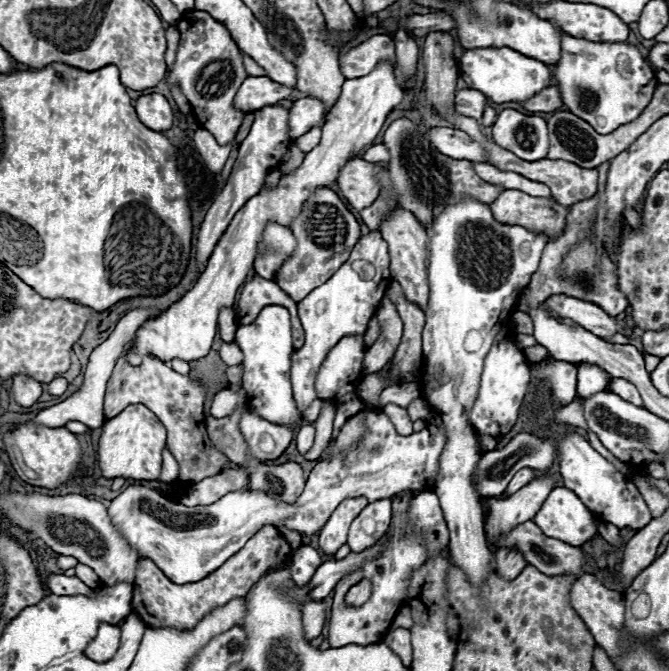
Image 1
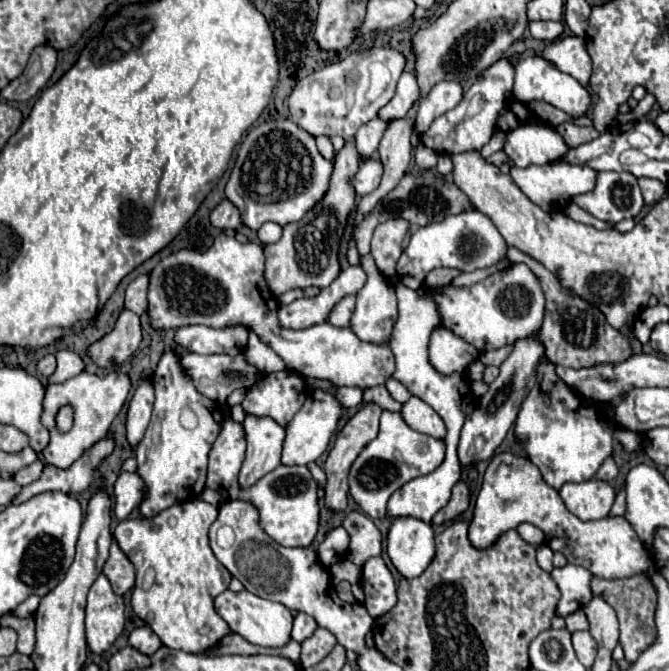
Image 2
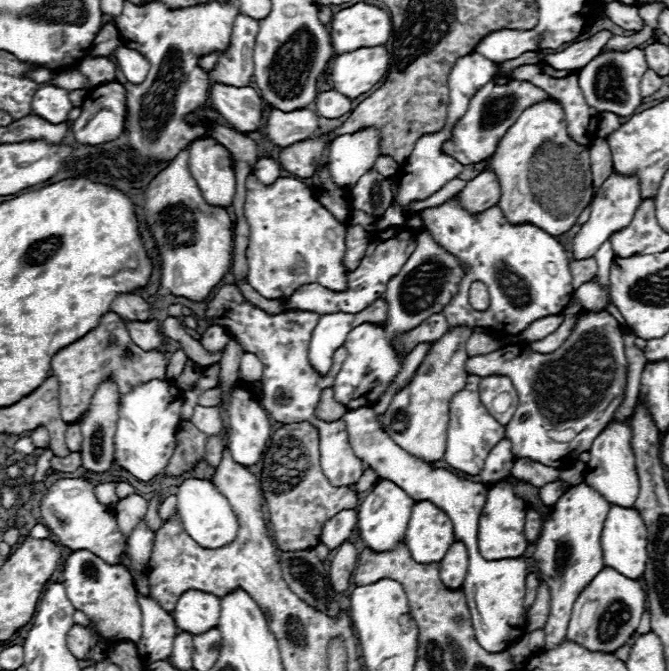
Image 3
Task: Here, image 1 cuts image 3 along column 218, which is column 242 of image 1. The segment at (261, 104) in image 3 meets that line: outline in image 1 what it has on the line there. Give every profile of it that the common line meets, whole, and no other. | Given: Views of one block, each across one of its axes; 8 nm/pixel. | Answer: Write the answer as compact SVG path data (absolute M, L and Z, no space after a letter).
M248 76L234 98L234 108L238 108L244 114L258 112L264 106L272 106L284 100L286 96L290 96L290 92L292 88L284 88L268 76Z

